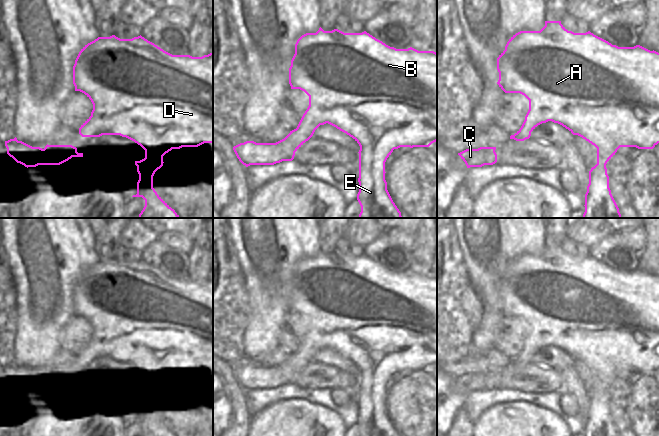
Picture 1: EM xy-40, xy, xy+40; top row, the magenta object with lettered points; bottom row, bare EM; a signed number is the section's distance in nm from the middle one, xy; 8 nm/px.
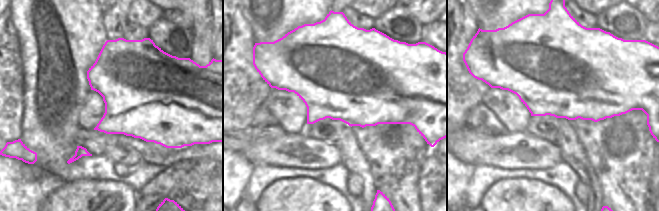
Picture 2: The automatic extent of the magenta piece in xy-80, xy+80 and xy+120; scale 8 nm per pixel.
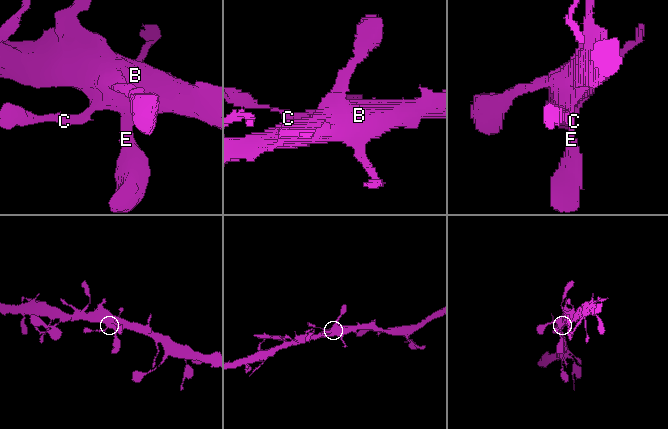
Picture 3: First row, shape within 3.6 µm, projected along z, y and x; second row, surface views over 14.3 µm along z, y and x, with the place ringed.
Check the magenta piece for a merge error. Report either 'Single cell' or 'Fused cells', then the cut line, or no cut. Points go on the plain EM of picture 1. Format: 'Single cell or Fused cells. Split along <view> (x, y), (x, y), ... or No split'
Single cell. No split

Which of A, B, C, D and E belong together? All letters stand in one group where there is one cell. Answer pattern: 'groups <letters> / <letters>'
groups A B C D E

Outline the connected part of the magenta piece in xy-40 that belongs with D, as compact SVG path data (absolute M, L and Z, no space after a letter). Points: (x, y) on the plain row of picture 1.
M141 259L132 263L98 261L79 276L73 290L73 308L75 315L84 317L93 328L91 340L79 352L82 361L120 359L145 374L145 382L135 385L139 404L137 418L132 420L145 424L141 436L175 436L153 412L153 400L163 390L163 380L172 373L213 367L213 277L202 281L172 279Z

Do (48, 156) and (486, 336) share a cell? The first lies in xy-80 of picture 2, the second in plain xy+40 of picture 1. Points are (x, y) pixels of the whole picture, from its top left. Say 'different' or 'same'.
same

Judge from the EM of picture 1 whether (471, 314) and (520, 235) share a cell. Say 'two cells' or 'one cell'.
two cells

